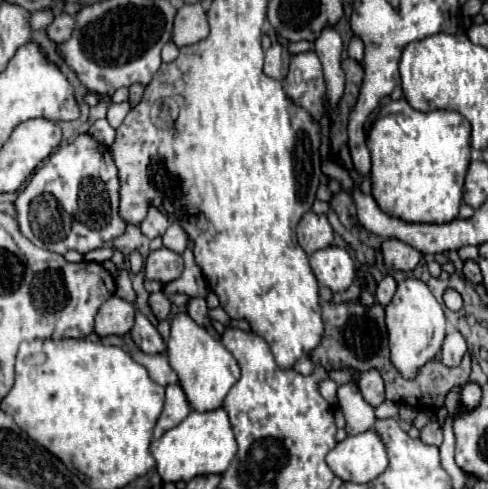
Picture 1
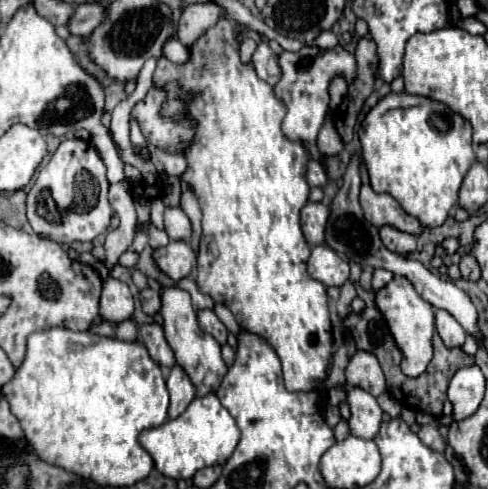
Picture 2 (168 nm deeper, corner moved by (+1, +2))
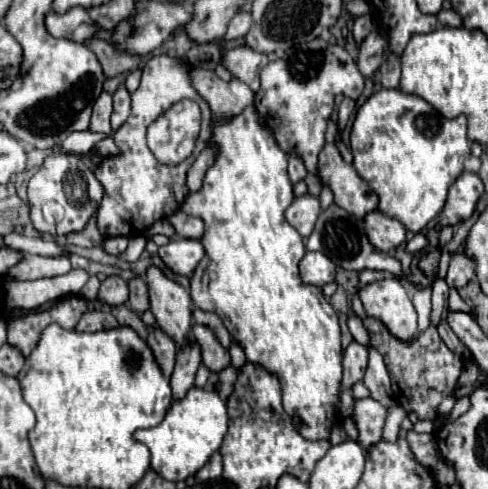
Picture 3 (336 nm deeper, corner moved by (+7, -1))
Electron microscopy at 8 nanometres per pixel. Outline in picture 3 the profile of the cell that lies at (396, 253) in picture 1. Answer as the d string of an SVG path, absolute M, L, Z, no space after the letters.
M371 212L365 216L365 232L369 236L369 242L381 252L395 252L395 248L405 242L407 234L405 226L399 220L389 218L381 212Z

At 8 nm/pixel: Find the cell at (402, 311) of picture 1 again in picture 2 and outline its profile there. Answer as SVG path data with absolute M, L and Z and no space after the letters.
M393 277L383 289L375 291L375 303L377 303L377 309L383 313L391 329L391 335L395 337L403 353L403 363L401 363L403 373L407 373L409 377L421 375L433 355L431 337L435 333L435 309L419 297L419 293L413 289L413 285L405 277Z

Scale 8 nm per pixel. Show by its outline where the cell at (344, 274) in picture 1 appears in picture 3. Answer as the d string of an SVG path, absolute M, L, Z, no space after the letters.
M307 252L299 262L301 280L311 286L325 286L335 280L335 264L321 252Z

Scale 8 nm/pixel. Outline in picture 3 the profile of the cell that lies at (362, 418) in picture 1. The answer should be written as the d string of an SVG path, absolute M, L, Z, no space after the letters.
M361 398L355 400L355 410L353 410L353 420L357 426L357 444L361 444L361 448L369 448L373 444L377 444L377 440L381 440L381 430L383 430L383 422L387 416L387 408L383 404L379 404L373 398Z

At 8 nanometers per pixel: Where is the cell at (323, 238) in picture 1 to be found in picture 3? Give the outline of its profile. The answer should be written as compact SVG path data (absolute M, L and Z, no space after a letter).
M307 194L307 196L301 196L301 198L293 200L293 204L285 212L285 218L289 220L289 224L303 238L309 238L309 234L313 232L313 226L317 222L317 218L319 218L319 212L321 212L319 200L315 196L311 196L311 194Z

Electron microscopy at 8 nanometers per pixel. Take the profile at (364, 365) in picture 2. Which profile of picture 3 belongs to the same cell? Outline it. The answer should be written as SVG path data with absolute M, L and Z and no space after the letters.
M351 342L349 348L343 352L343 378L341 378L343 388L351 388L353 384L363 380L367 360L369 360L367 348L357 342Z

